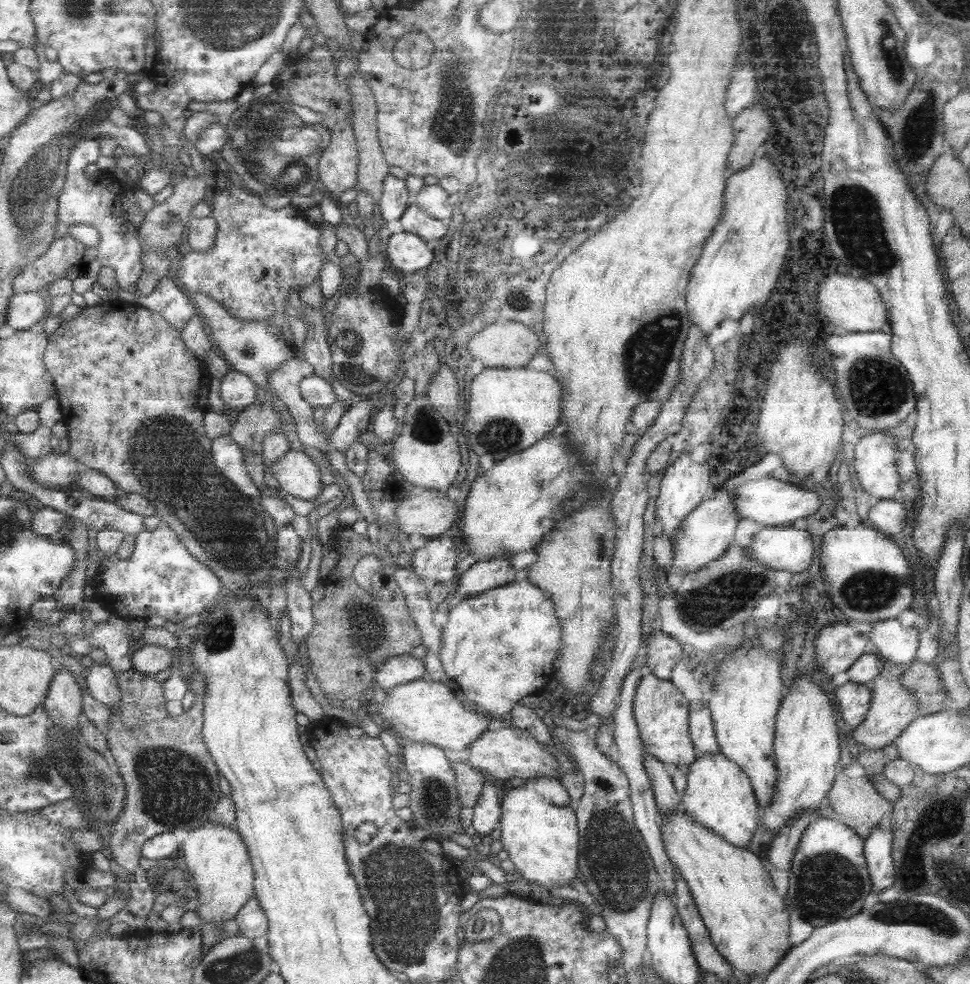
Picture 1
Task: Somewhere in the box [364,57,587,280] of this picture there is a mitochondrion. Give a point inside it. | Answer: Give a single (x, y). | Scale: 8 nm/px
(451, 126)

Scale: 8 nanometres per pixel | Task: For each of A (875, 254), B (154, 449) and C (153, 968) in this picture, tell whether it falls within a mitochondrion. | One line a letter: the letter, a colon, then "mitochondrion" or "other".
A: mitochondrion
B: mitochondrion
C: other

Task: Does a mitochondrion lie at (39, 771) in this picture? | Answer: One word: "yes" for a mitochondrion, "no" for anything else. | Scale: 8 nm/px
yes

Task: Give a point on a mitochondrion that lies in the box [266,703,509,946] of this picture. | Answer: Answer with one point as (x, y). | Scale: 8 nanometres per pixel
(434, 806)

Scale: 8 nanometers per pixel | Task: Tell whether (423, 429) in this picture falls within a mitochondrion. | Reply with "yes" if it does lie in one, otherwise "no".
yes

